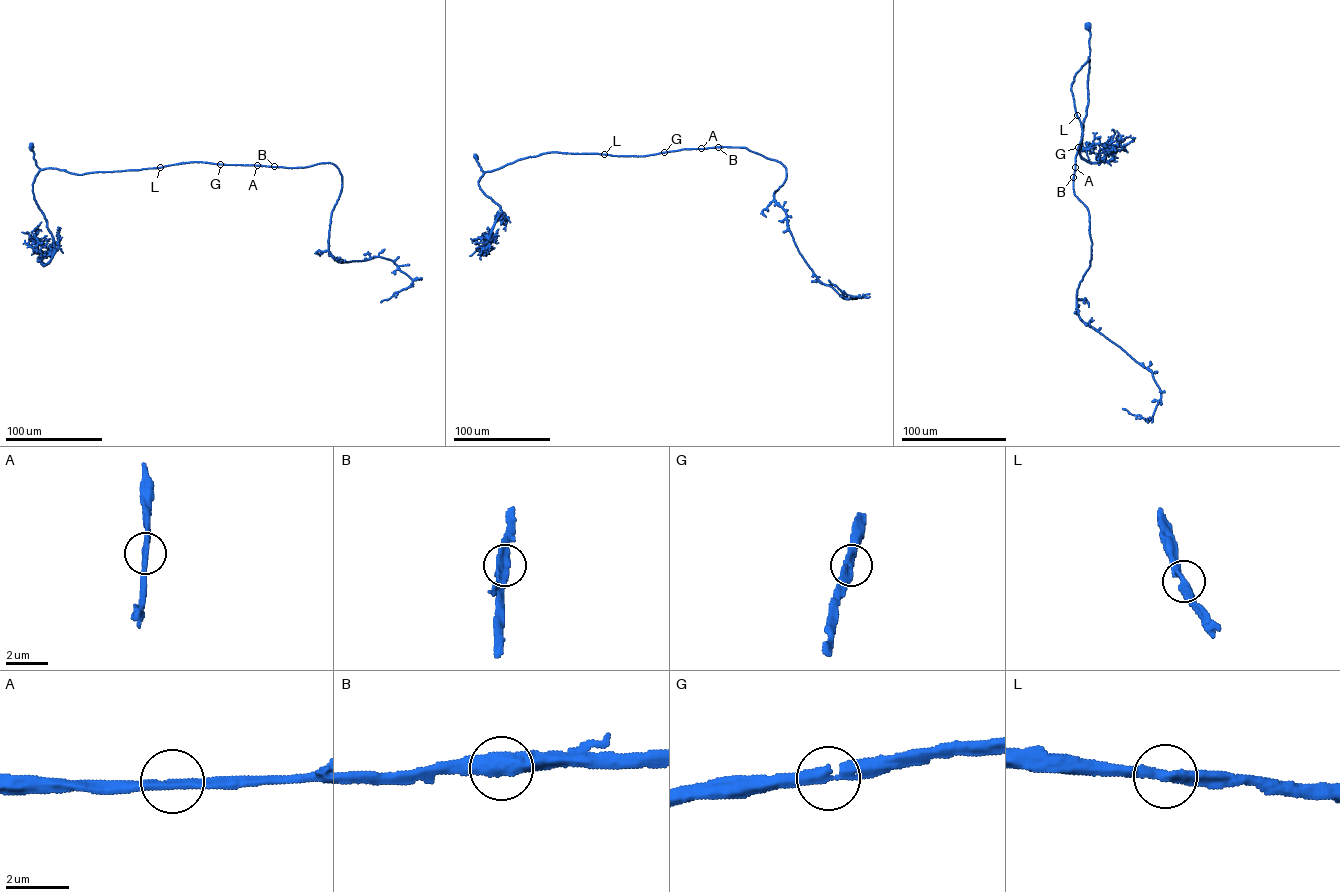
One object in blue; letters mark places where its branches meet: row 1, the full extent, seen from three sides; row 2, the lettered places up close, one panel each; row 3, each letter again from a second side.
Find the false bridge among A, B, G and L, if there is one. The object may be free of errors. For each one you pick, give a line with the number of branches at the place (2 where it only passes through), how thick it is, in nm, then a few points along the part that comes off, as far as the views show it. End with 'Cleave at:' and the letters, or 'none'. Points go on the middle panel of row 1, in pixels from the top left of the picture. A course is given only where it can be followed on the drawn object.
Cleave at: none

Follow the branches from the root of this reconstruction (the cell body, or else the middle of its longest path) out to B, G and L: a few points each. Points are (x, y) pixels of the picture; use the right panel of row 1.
B: (1087, 25), (1090, 33), (1089, 59), (1077, 72), (1071, 87), (1082, 136), (1075, 157), (1073, 177)
G: (1087, 25), (1090, 33), (1089, 59), (1077, 72), (1071, 87), (1082, 129), (1078, 147)
L: (1087, 25), (1090, 33), (1089, 59), (1077, 72), (1071, 87), (1077, 115)

